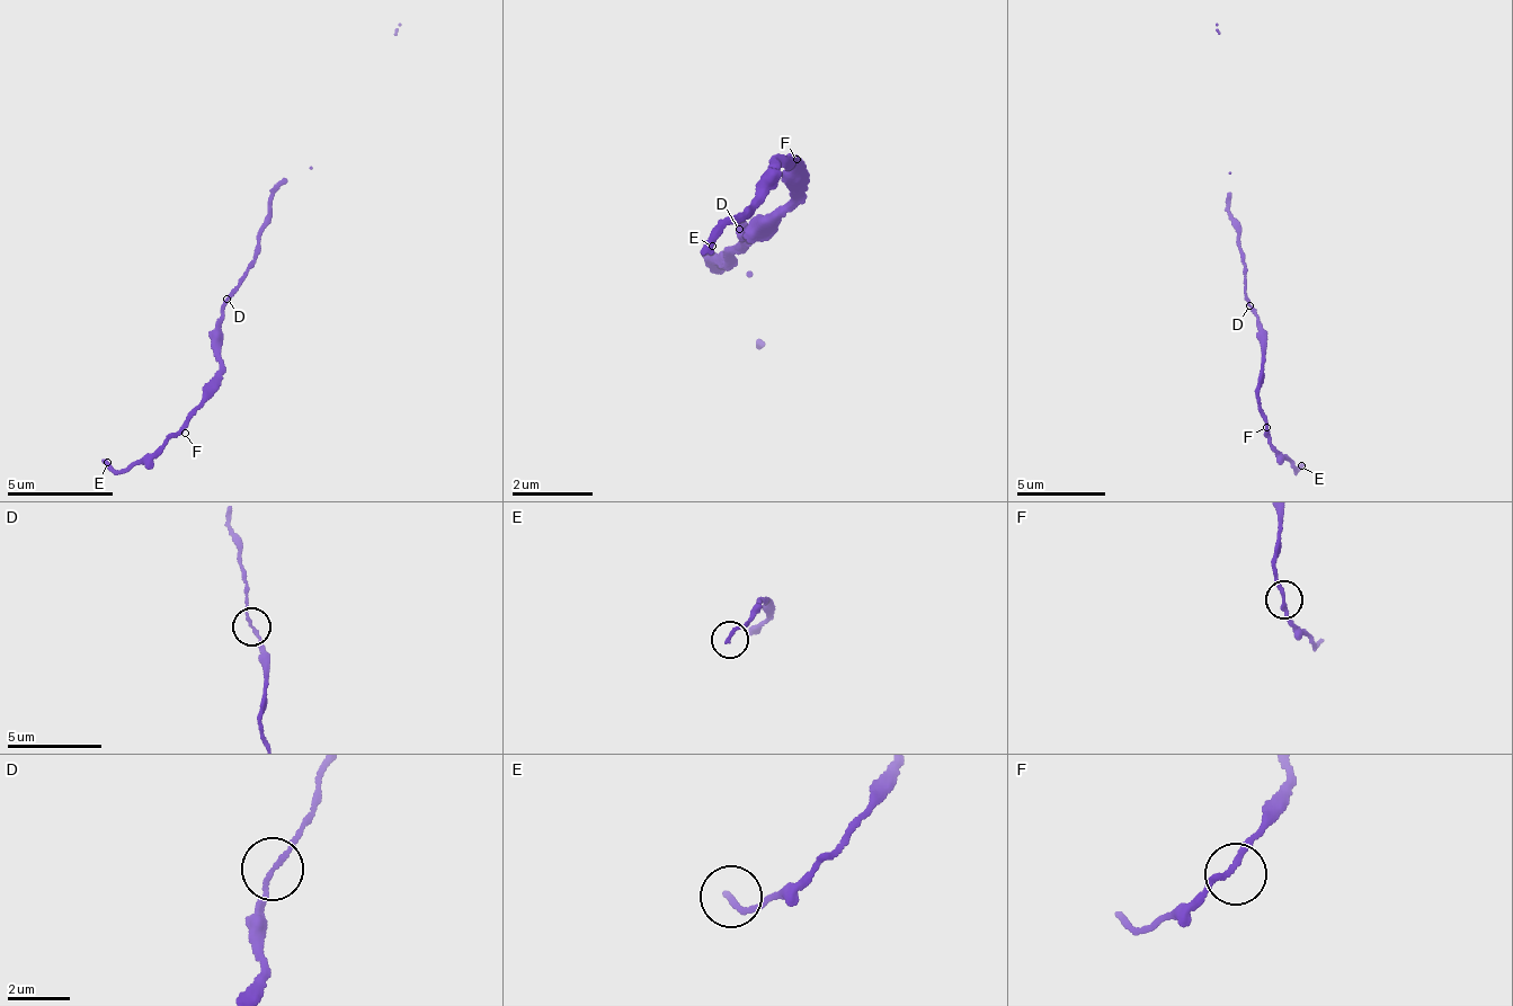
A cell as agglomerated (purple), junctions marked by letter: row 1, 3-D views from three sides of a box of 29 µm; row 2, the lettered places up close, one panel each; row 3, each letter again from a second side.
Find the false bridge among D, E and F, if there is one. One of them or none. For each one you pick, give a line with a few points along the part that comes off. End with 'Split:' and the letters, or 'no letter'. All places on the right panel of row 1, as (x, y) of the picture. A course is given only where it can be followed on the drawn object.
Split: no letter

